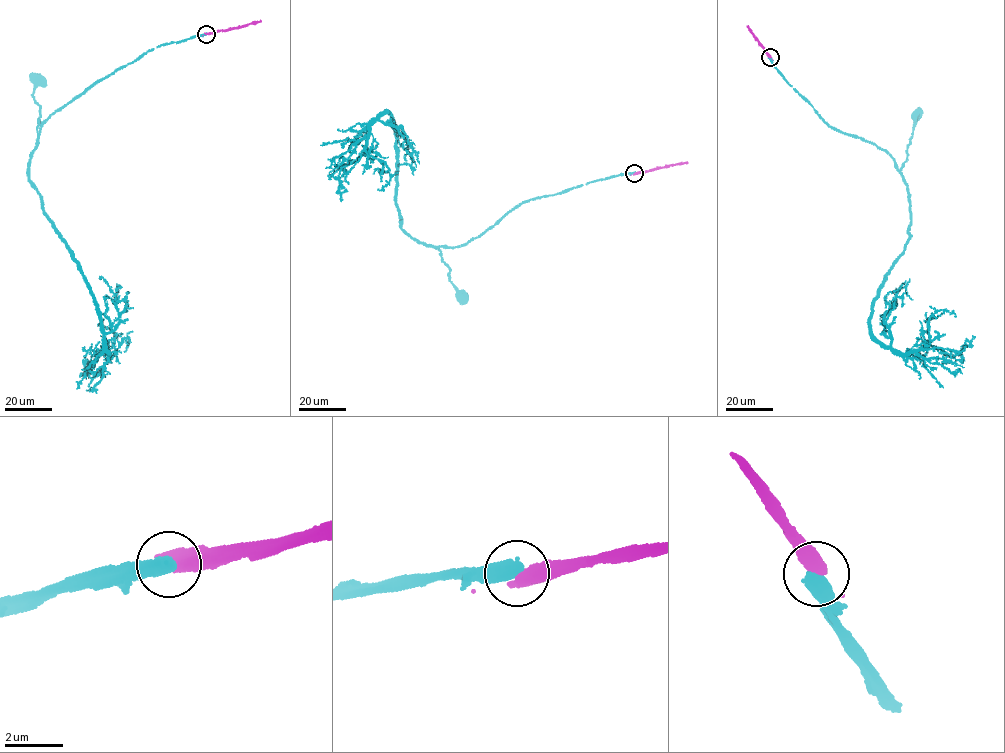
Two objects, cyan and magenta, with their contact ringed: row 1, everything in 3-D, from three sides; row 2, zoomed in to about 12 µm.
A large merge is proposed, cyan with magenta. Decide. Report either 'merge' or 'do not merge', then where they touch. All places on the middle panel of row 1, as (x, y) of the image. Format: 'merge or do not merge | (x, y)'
do not merge | (634, 173)

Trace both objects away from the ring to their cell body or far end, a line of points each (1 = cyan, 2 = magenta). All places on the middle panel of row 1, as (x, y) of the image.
1: (634, 173), (520, 203), (479, 235), (462, 244), (453, 248), (434, 246), (450, 270), (449, 280), (461, 296)
2: (634, 173), (687, 162)

